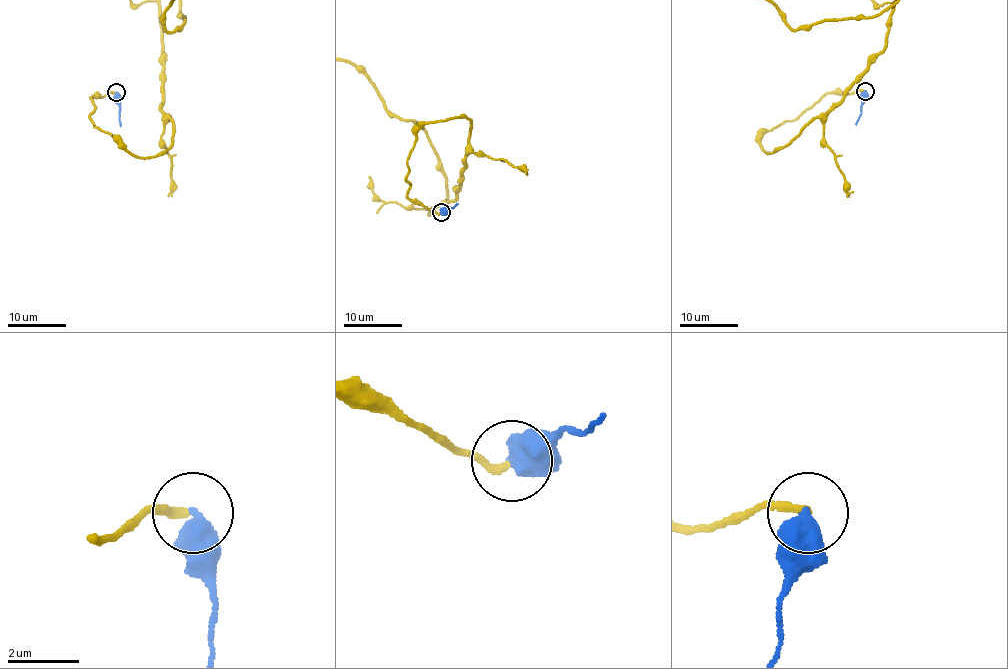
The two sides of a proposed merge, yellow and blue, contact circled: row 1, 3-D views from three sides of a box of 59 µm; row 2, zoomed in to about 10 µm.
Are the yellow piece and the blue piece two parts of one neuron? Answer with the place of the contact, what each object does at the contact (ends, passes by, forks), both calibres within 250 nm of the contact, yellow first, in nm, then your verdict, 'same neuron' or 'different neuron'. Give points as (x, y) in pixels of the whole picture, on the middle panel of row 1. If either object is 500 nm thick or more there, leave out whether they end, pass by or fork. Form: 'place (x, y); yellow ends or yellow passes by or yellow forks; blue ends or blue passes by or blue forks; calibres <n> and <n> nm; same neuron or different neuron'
place (441, 212); calibres 200 and 600 nm; same neuron

